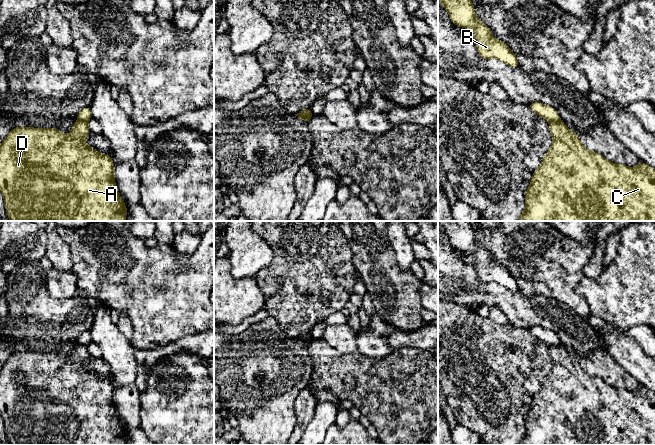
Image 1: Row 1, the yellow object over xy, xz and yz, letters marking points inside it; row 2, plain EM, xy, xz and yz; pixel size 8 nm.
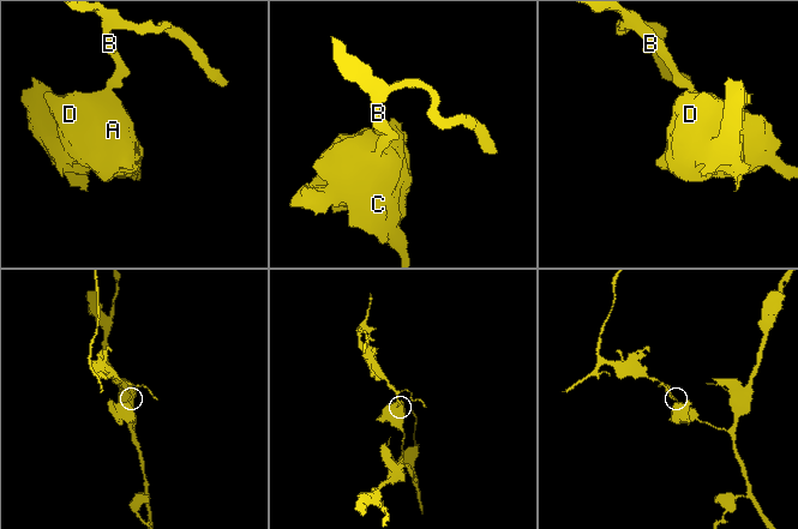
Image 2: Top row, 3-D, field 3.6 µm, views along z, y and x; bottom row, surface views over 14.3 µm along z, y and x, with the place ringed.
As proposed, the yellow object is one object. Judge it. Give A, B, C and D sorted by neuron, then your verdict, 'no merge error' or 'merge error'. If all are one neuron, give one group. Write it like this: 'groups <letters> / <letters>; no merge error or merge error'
groups A C D / B; merge error

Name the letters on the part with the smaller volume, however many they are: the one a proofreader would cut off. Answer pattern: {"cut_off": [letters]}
{"cut_off": ["B"]}

